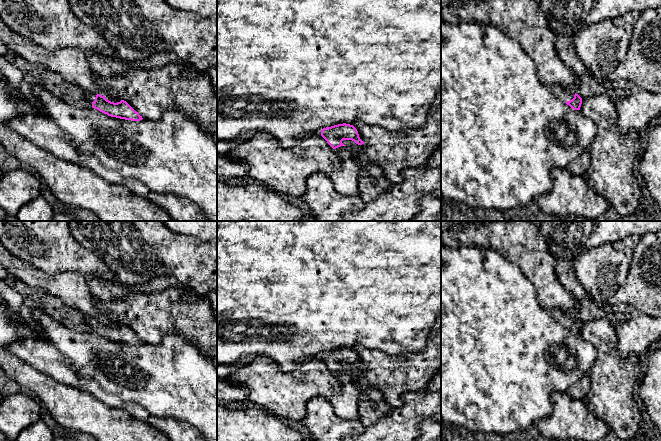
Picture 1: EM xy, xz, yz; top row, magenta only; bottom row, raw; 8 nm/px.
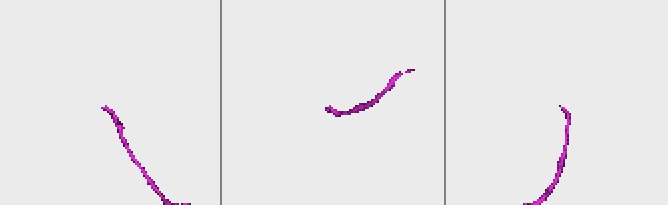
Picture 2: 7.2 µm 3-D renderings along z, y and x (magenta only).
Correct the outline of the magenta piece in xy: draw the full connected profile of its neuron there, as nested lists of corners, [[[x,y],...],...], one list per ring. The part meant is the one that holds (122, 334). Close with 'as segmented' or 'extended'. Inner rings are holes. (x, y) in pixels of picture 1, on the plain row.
[[[83,314],[86,322],[92,327],[92,331],[111,341],[125,344],[140,345],[142,340],[139,339],[126,325],[114,327],[95,316]]] | extended

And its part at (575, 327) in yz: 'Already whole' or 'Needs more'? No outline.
Needs more

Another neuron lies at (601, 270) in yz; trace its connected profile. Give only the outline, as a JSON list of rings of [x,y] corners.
[[[630,235],[605,243],[582,252],[572,260],[572,269],[578,282],[597,304],[607,304],[624,283],[632,253],[641,237]]]

